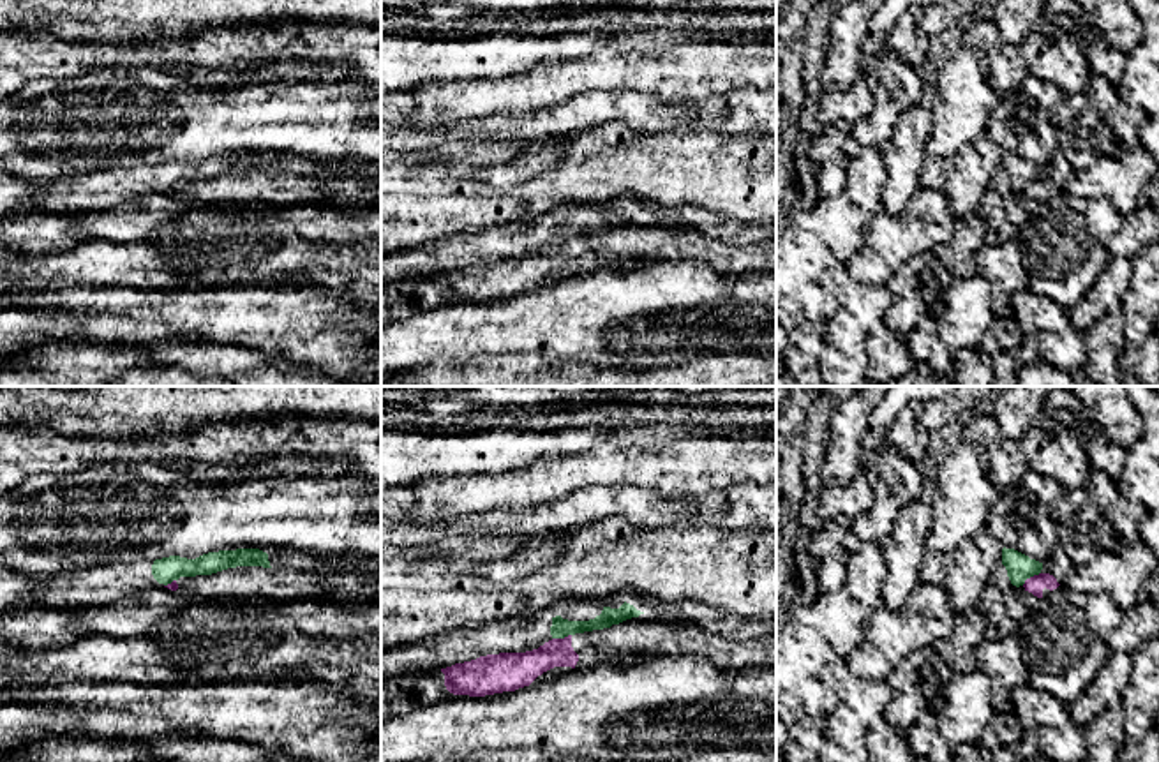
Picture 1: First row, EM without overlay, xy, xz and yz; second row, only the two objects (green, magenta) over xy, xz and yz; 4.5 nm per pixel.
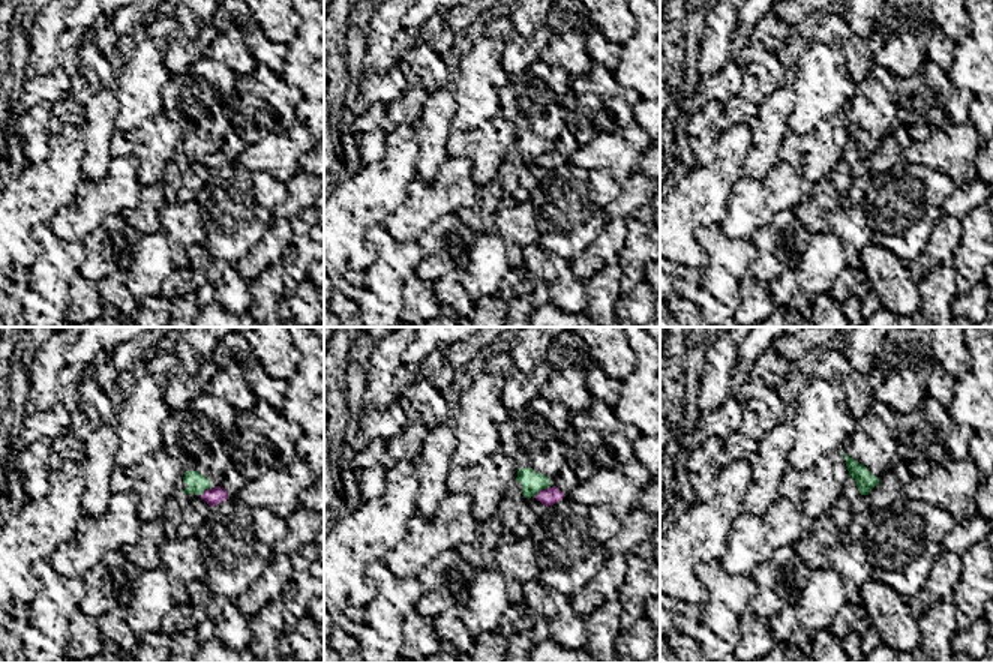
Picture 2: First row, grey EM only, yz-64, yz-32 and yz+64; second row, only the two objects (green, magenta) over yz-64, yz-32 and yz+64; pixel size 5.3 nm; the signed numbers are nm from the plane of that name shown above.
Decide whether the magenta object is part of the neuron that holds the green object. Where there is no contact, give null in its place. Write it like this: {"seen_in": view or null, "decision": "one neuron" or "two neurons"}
{"seen_in": "yz", "decision": "two neurons"}

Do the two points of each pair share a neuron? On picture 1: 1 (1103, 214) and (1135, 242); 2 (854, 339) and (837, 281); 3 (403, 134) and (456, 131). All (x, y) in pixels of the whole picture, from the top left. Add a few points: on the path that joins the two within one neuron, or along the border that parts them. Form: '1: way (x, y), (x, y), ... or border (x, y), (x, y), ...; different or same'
1: border (1124, 217), (1124, 223), (1108, 242), (1108, 254); different
2: way (854, 325), (854, 298), (851, 295); same
3: way (415, 133), (443, 133); same

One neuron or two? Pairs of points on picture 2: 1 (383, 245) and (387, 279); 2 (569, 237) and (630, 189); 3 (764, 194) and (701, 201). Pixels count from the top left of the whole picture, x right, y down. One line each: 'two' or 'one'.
1: one
2: two
3: two

